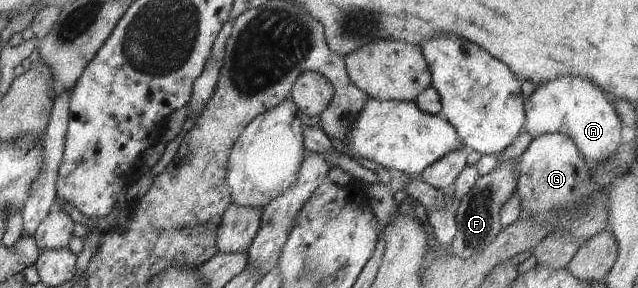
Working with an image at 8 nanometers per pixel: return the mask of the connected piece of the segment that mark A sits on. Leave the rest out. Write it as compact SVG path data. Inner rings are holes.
M563 76L535 86L523 102L525 123L523 129L531 137L546 131L561 132L568 135L586 159L589 166L597 161L612 157L618 150L621 125L617 119L609 95L607 101L603 93L589 80L579 76Z

